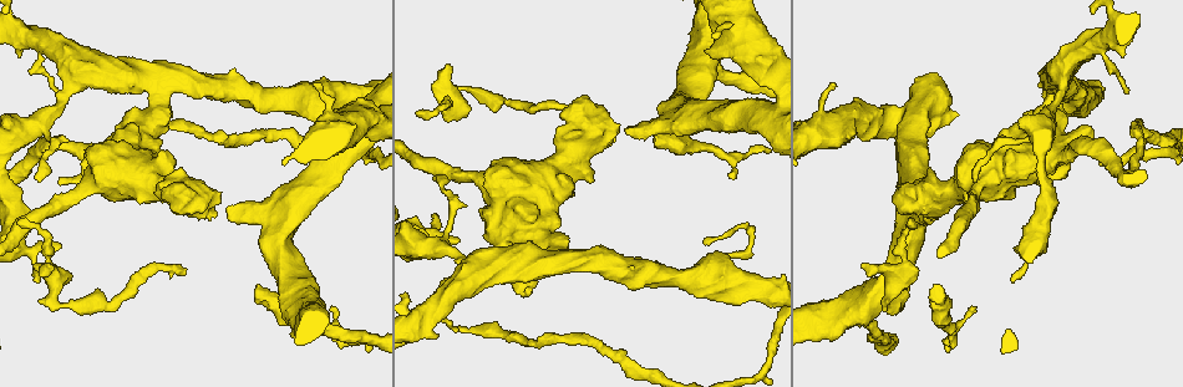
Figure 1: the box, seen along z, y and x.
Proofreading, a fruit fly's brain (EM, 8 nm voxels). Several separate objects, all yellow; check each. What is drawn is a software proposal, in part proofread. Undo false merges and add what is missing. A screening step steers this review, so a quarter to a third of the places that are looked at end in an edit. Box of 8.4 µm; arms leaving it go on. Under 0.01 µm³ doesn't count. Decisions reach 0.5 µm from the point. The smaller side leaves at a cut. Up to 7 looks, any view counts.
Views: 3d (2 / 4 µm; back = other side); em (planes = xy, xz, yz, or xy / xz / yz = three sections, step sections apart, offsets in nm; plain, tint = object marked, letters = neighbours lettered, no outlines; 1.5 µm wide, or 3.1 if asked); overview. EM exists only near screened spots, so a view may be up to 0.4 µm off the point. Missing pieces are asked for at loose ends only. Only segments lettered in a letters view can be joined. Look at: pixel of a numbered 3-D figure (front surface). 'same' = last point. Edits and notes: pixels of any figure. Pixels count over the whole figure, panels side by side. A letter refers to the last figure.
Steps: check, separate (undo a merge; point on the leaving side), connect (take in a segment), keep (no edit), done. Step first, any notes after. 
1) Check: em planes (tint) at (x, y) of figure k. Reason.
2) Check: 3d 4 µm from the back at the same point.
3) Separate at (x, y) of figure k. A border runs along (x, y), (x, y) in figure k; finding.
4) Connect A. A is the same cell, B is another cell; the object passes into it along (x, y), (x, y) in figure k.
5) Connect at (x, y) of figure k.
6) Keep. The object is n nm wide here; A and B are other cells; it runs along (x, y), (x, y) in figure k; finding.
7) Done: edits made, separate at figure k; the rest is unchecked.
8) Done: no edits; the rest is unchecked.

Check: em planes (tint) at (1064, 154) of figure 1. Thick turns thin.

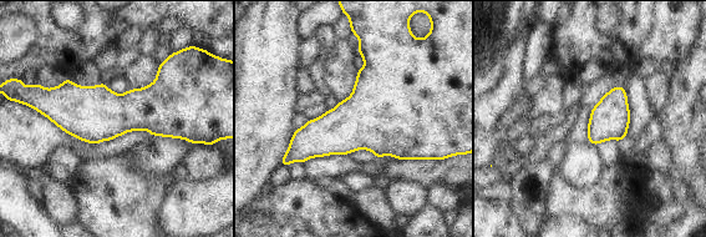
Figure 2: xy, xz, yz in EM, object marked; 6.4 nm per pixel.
Check: em planes (letters) at the same point.

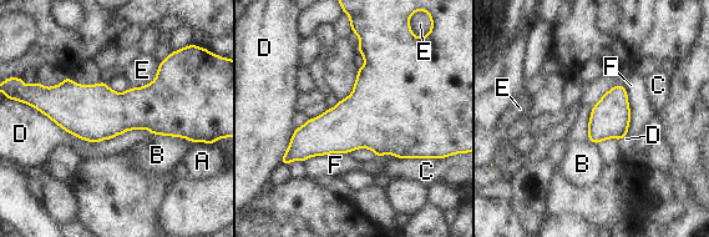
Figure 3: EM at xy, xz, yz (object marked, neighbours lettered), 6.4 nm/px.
Keep. A, B, C, D, E and F are other cells; a border runs along (152, 134), (182, 136), (193, 142) in figure 3; continuous, no second neuron.

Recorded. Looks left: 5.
Check: em planes (tint) at (28, 249) of figure 1. Abrupt turn.

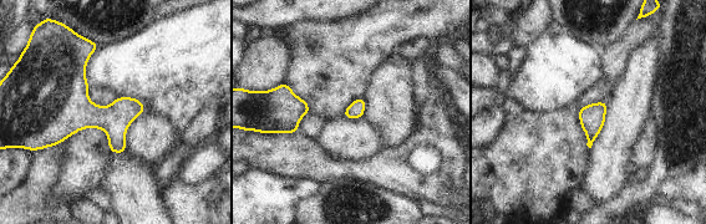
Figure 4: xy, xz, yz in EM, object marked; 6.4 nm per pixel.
Check: em planes (letters) at the same point. What lies round it.

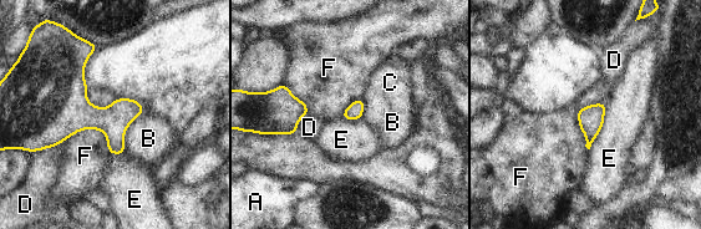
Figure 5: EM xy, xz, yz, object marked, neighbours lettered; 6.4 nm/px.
Keep. The longest contact is with F, 320 nm; A, B, C, D, E and F are other cells; a border runs along (60, 142), (31, 153) in figure 5; one neuron here.

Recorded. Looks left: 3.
Check: 3d 2 µm at (49, 266) of figure 1. Free end.

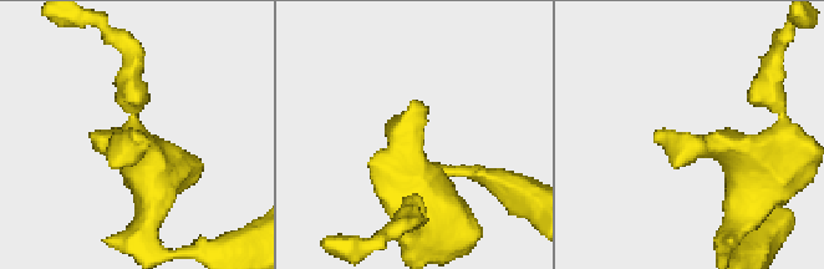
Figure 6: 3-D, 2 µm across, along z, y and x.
Check: em planes (letters) at (411, 102) of figure 6.

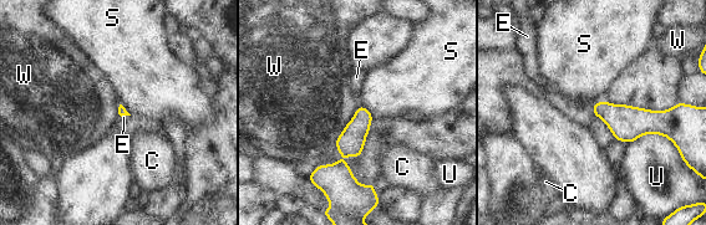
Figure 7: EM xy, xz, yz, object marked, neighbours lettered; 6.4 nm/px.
Connect E. E is the same cell, C, S, U and W are other cells; the object passes into it along (628, 123), (594, 112), (584, 117) in figure 7; it goes on there.

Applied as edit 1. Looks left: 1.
Done: edits made, connect at figure 7; the rest is unchecked.

